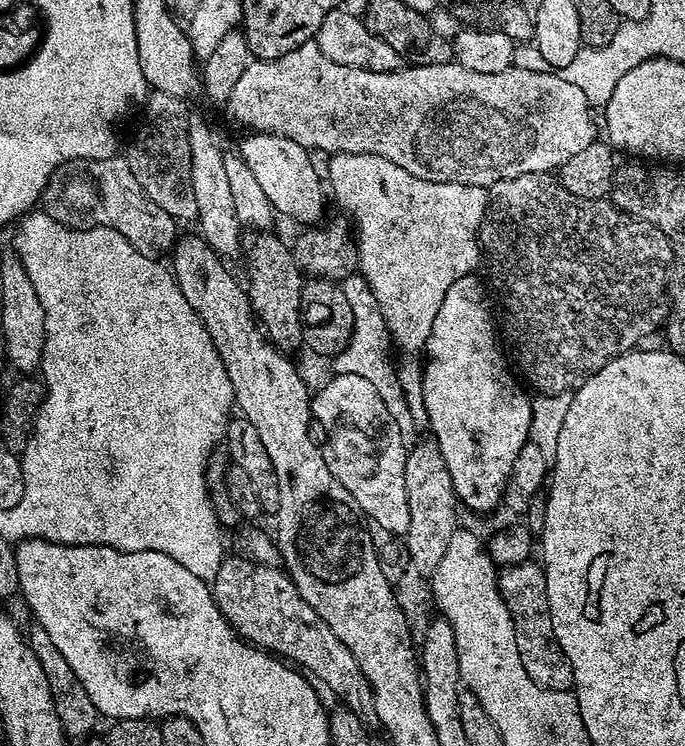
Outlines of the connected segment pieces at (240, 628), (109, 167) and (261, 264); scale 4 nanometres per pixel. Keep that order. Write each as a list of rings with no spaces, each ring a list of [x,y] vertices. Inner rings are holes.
[[[243,554],[235,555],[225,555],[210,587],[216,605],[237,636],[269,654],[275,654],[307,670],[317,681],[320,679],[340,702],[360,715],[365,724],[375,725],[377,718],[372,705],[372,687],[368,685],[368,679],[354,654],[350,654],[350,650],[336,637],[334,630],[330,630],[330,626],[326,626],[326,622],[318,618],[314,606],[310,606],[310,602],[306,602],[306,598],[298,594],[287,571],[275,564],[260,564]]]
[[[120,154],[110,158],[97,155],[95,160],[71,160],[58,166],[44,188],[42,210],[68,228],[111,228],[117,236],[128,240],[134,250],[153,258],[167,257],[178,239],[178,221],[166,214],[162,206],[150,202],[146,190],[142,190],[138,178],[134,178],[127,159]]]
[[[272,230],[253,231],[252,237],[246,240],[246,256],[248,252],[248,280],[246,279],[246,291],[248,300],[252,303],[252,311],[255,312],[257,321],[267,339],[281,350],[301,347],[304,344],[304,323],[300,307],[302,306],[302,290],[306,280],[300,268],[294,262],[294,254],[287,243],[283,244]]]

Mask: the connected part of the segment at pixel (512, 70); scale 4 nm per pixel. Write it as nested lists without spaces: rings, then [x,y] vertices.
[[[315,42],[299,45],[296,49],[290,50],[288,54],[283,54],[280,58],[273,60],[253,59],[242,74],[242,79],[234,86],[230,98],[226,105],[226,111],[232,115],[232,120],[242,127],[248,128],[252,132],[272,132],[275,136],[285,136],[298,146],[309,150],[321,148],[327,154],[345,152],[346,154],[378,154],[382,158],[388,158],[397,166],[402,166],[414,178],[422,178],[430,182],[450,182],[451,184],[469,184],[487,189],[496,184],[499,180],[509,180],[518,178],[522,174],[531,172],[547,172],[559,169],[561,164],[565,164],[578,150],[586,150],[597,139],[596,124],[592,121],[593,109],[590,107],[586,95],[582,90],[574,86],[571,82],[566,82],[555,71],[526,70],[515,66],[502,70],[502,74],[478,74],[475,70],[466,70],[466,66],[455,62],[446,64],[435,64],[434,66],[422,66],[414,64],[403,66],[394,72],[374,73],[366,69],[351,68],[342,66],[334,62],[333,59],[326,58],[322,54],[319,46]]]

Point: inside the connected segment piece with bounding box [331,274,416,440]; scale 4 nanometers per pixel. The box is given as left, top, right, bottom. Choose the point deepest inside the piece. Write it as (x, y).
(369, 353)

